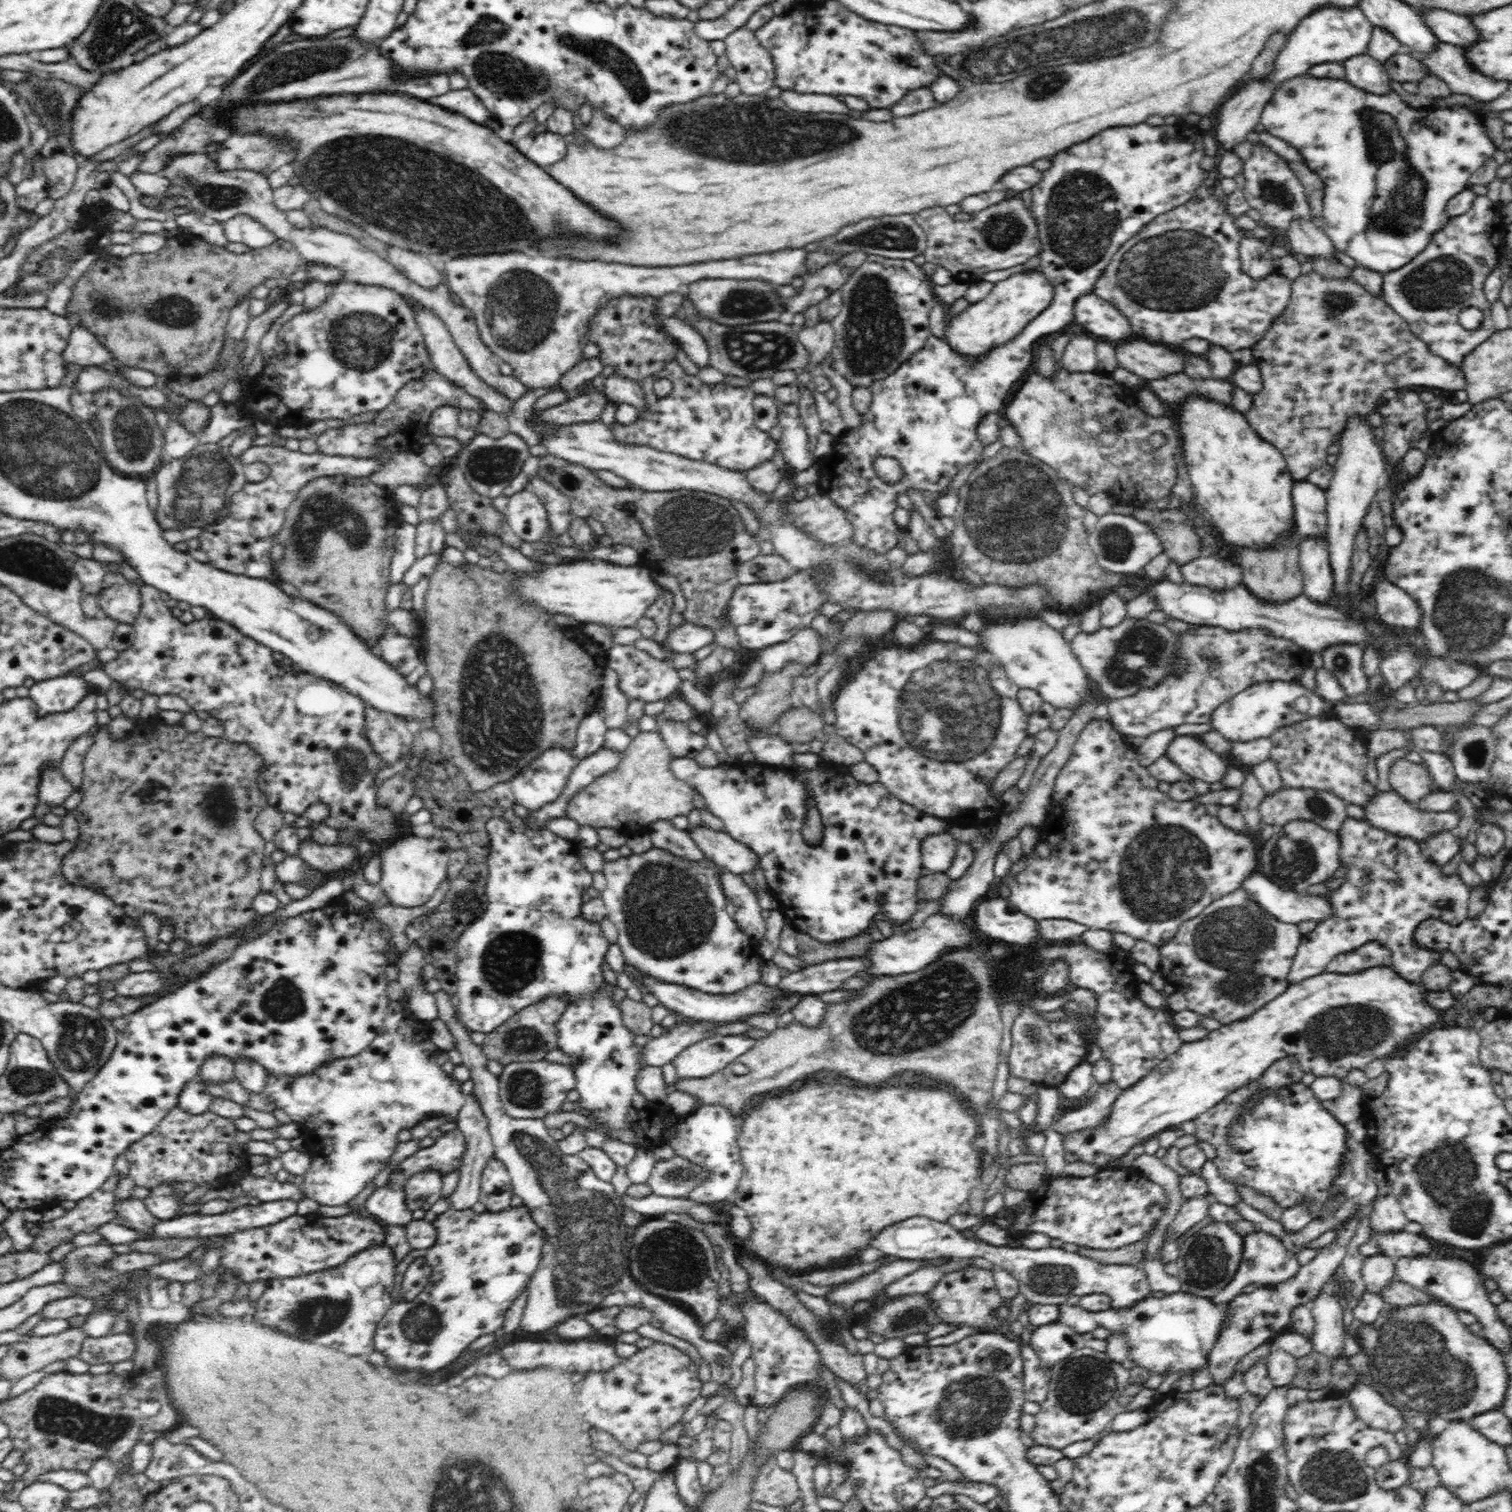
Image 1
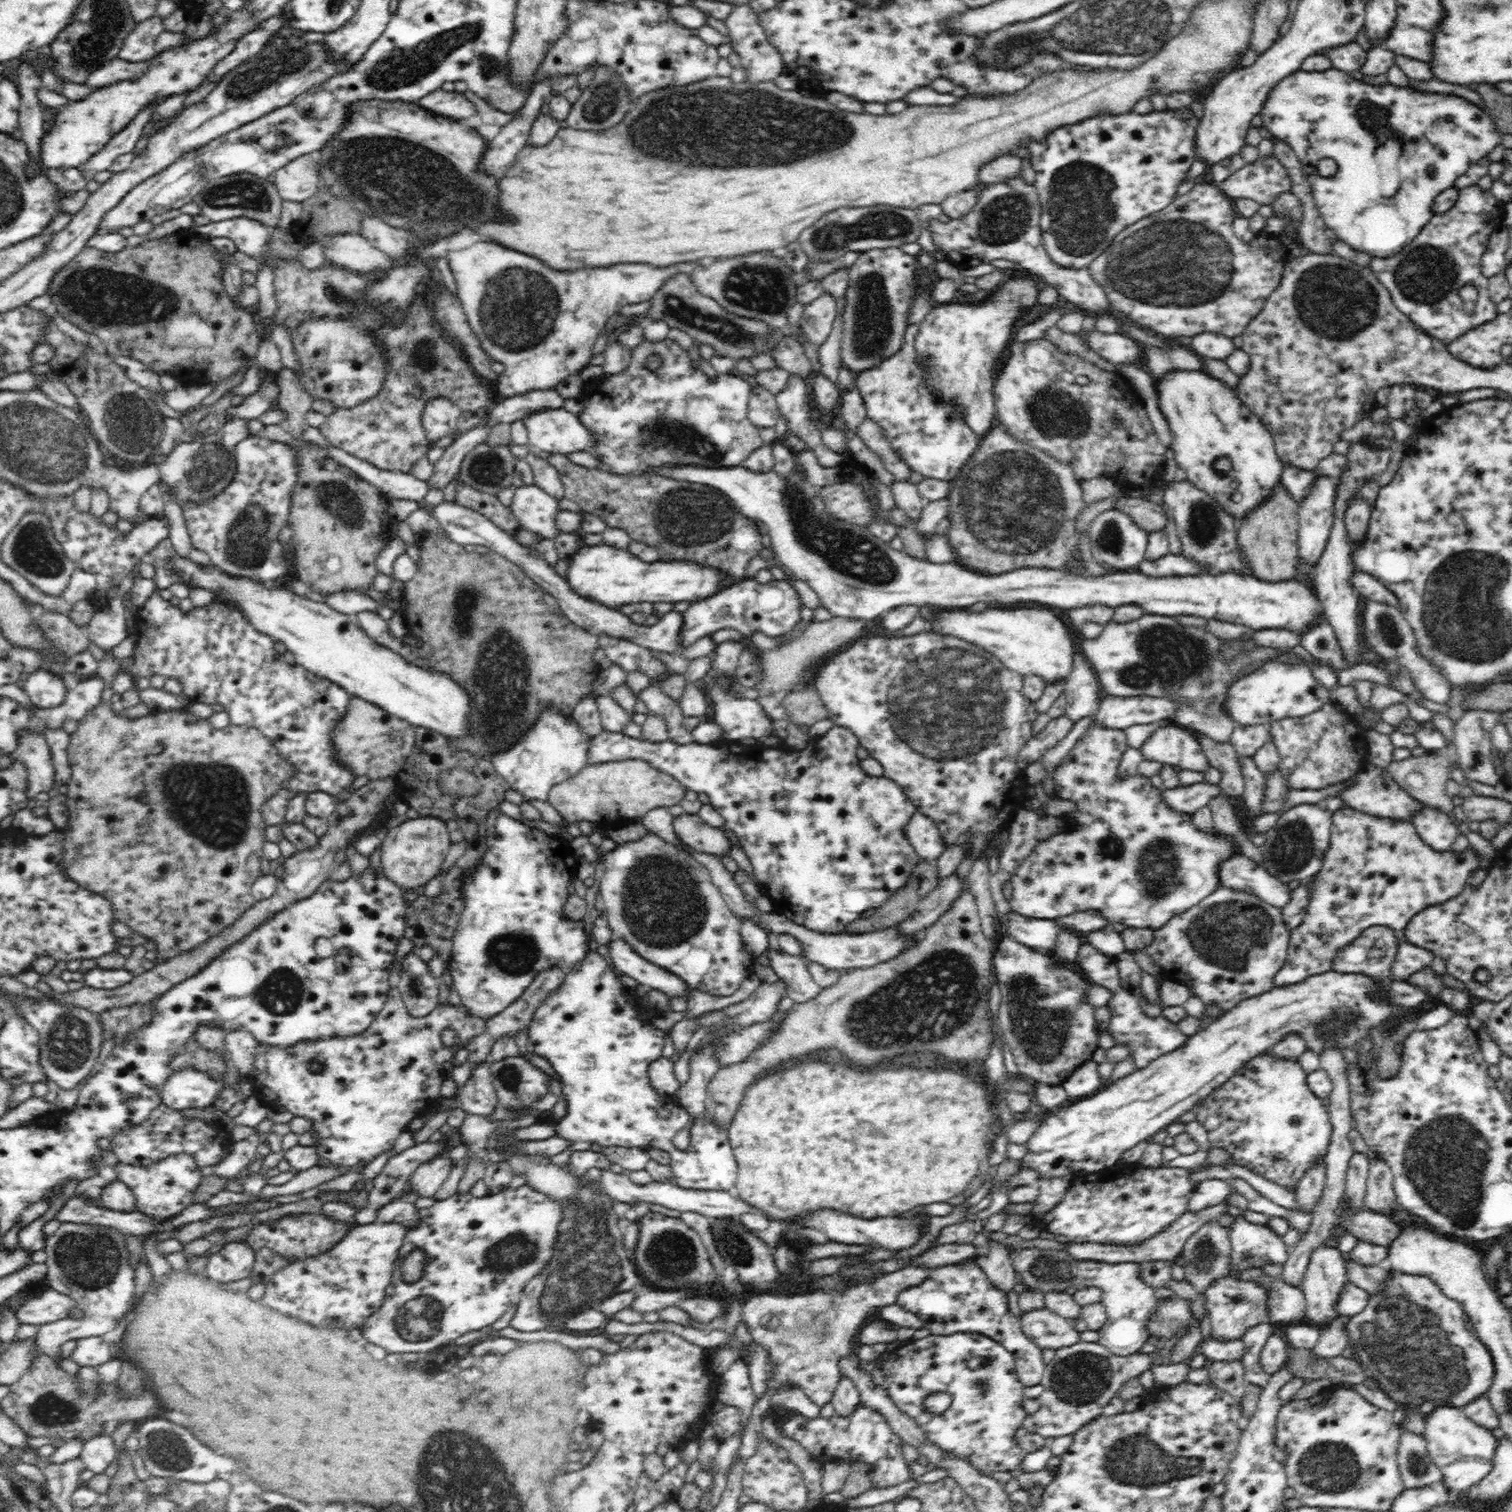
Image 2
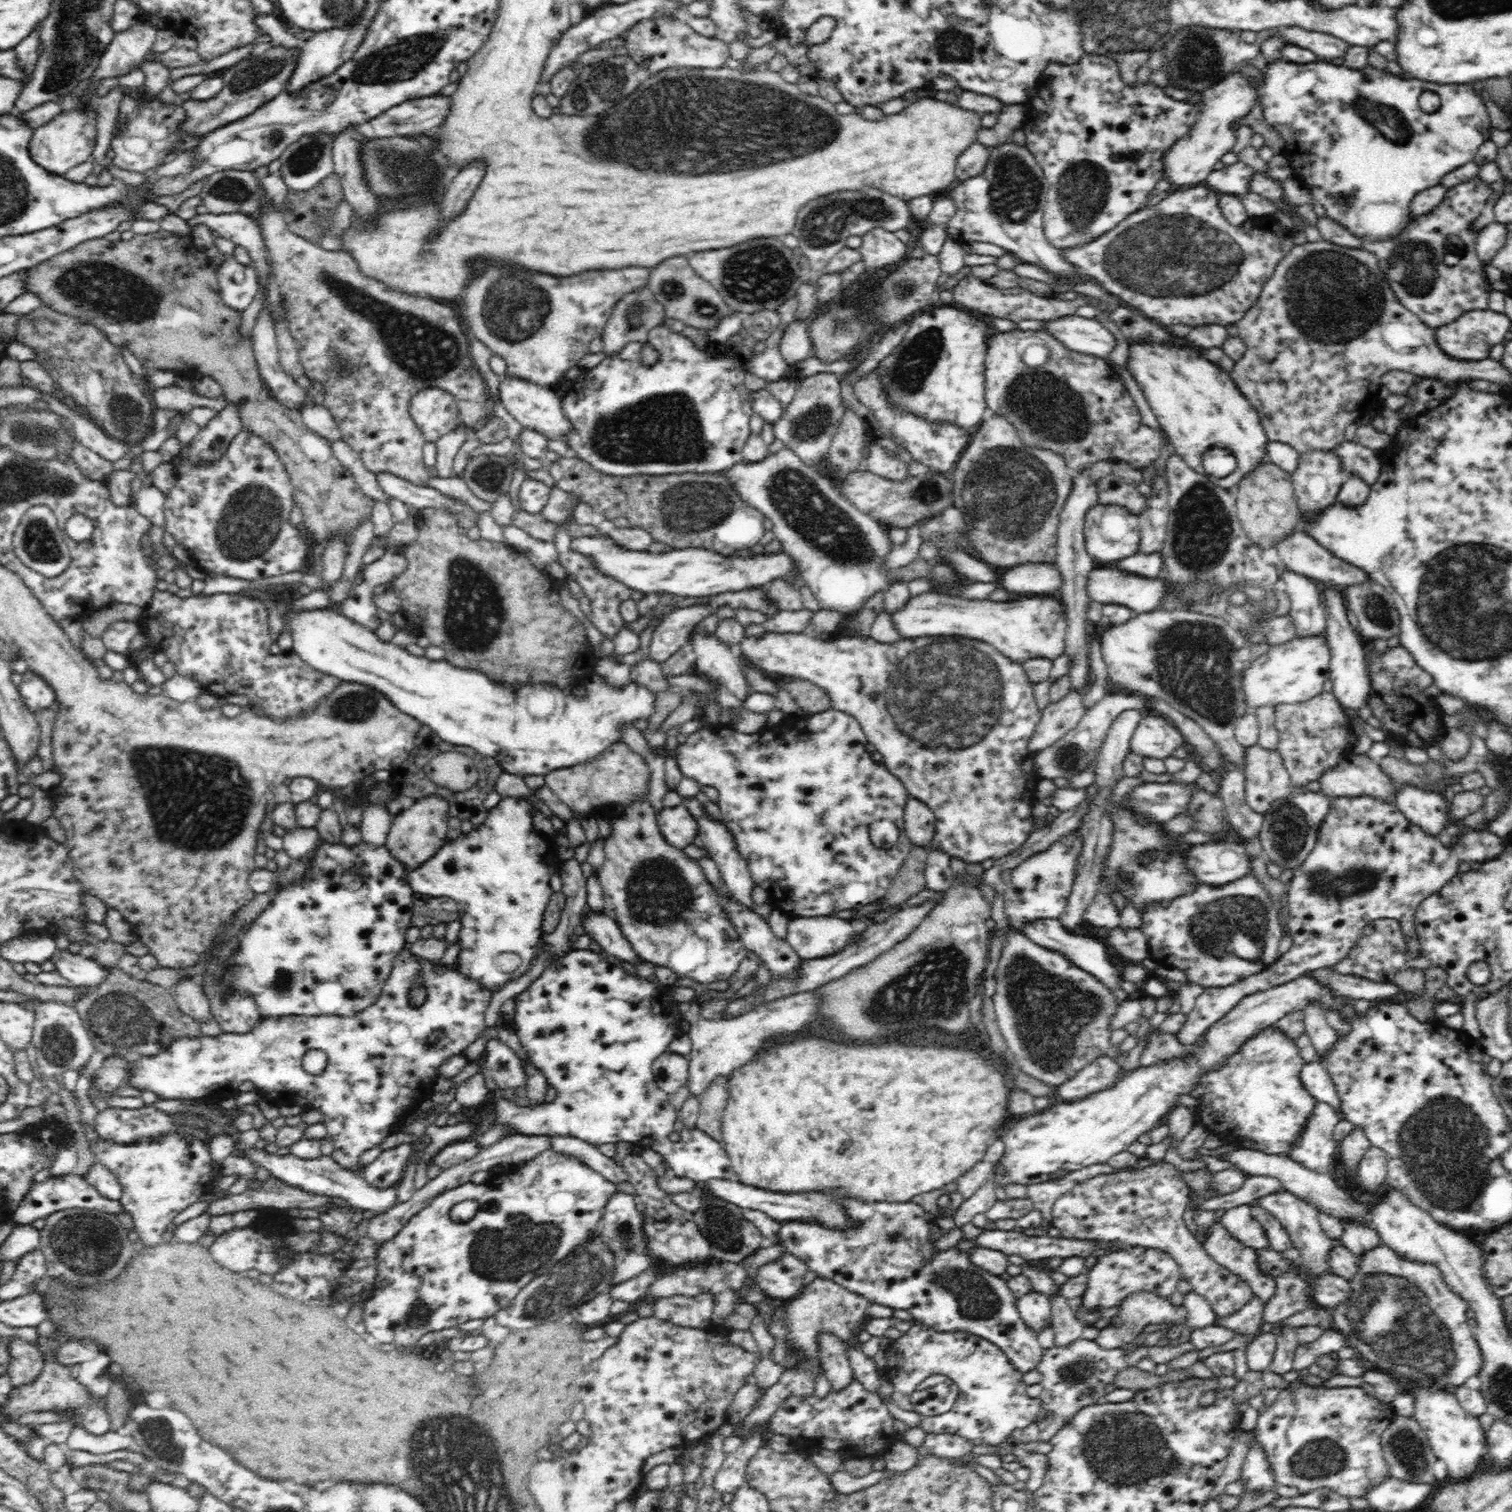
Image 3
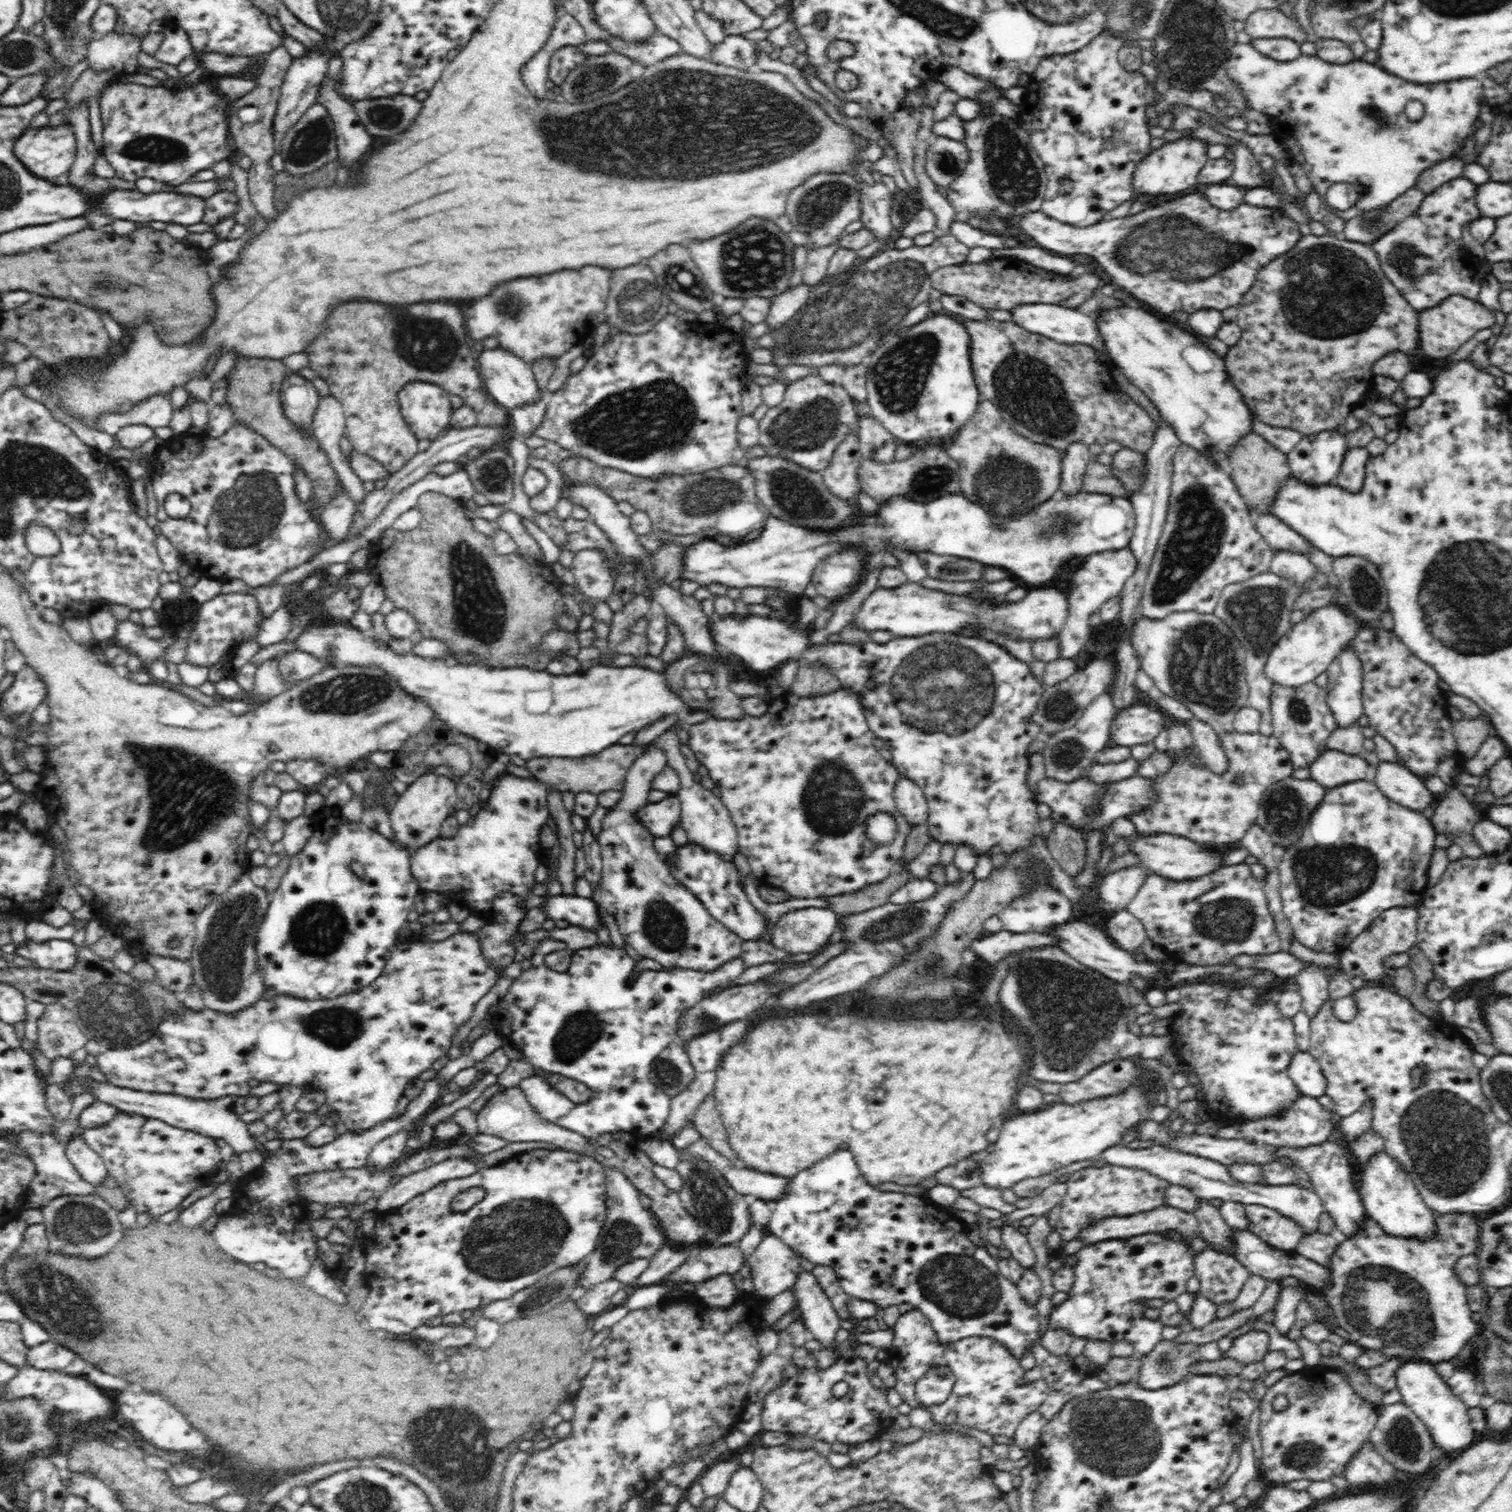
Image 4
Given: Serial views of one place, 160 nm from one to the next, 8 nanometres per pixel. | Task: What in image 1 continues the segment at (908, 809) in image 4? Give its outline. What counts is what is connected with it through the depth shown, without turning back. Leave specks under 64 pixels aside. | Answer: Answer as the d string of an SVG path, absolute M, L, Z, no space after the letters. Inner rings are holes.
M950 832L930 834L920 844L921 859L925 871L932 873L946 873L954 856L959 840Z

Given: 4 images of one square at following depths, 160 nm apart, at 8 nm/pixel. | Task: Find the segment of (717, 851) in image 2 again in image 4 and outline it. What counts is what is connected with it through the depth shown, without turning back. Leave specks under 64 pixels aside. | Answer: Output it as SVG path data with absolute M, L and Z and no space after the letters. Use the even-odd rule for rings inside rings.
M669 794L665 799L648 803L636 812L638 821L655 837L671 836L672 830L680 820L680 799L676 794Z

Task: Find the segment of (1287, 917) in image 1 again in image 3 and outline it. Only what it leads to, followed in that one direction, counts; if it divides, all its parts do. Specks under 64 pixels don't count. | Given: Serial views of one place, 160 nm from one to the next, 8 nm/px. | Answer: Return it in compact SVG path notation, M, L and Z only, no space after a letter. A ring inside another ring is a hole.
M1213 842L1184 850L1186 867L1200 884L1224 885L1250 875L1250 856L1242 843Z

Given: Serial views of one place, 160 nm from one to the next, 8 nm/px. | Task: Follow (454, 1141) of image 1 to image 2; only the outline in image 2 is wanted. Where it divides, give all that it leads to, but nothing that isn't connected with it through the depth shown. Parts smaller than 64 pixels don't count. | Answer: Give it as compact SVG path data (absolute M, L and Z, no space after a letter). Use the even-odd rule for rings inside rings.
M443 1141L436 1142L422 1142L416 1143L414 1146L407 1148L402 1153L396 1154L394 1157L390 1157L388 1163L382 1171L372 1180L373 1189L368 1195L368 1202L364 1208L357 1209L354 1214L355 1222L360 1224L372 1224L376 1220L376 1214L378 1210L388 1204L390 1200L398 1198L398 1196L404 1195L406 1192L411 1190L411 1176L418 1166L425 1164L426 1162L432 1161L434 1158L442 1157L446 1155L446 1150L450 1148L450 1144Z

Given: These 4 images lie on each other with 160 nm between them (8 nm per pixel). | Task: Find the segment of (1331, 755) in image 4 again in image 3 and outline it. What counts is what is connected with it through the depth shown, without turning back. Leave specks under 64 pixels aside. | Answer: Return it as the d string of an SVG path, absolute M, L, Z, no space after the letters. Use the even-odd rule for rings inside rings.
M1367 754L1348 755L1336 768L1322 772L1318 781L1321 791L1330 798L1371 796L1395 804L1395 784Z

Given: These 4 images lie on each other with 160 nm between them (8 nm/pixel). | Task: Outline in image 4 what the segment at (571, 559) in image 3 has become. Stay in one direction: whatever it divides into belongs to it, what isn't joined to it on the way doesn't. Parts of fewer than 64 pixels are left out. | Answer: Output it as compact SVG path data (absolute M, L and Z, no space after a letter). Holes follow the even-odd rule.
M586 549L575 553L570 570L585 596L600 602L606 602L610 598L614 577L601 552Z

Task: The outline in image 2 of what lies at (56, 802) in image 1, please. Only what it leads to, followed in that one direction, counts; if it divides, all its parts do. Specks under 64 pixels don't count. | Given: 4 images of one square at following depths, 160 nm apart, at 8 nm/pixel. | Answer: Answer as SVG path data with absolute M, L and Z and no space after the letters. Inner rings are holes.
M20 730L16 758L26 767L28 773L29 798L36 799L40 792L50 793L57 788L54 786L52 753L43 734L33 730Z

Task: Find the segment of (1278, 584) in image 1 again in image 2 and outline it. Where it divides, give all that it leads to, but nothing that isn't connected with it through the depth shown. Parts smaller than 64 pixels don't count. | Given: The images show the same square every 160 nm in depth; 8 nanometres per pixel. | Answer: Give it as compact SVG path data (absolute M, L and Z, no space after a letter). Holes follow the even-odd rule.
M1278 482L1278 484L1276 484L1276 486L1274 486L1274 490L1272 490L1272 494L1270 494L1270 496L1268 496L1268 498L1266 498L1266 500L1264 500L1264 502L1262 502L1262 504L1260 504L1260 506L1256 506L1254 508L1254 510L1250 510L1250 512L1248 512L1248 514L1246 514L1246 516L1244 516L1244 518L1241 519L1241 524L1240 524L1240 530L1238 530L1238 545L1240 545L1240 549L1243 552L1243 555L1245 556L1245 563L1247 564L1247 567L1250 570L1250 574L1252 574L1254 577L1258 577L1258 580L1268 580L1268 581L1280 581L1280 580L1296 580L1298 581L1298 578L1304 578L1304 576L1302 576L1302 573L1300 573L1300 571L1298 571L1298 563L1296 563L1296 560L1299 558L1299 554L1298 554L1298 546L1297 546L1297 542L1298 542L1298 538L1299 535L1298 530L1299 530L1299 516L1297 513L1298 510L1298 503L1293 499L1293 496L1285 489L1285 487L1283 486L1283 484L1281 484L1281 482Z

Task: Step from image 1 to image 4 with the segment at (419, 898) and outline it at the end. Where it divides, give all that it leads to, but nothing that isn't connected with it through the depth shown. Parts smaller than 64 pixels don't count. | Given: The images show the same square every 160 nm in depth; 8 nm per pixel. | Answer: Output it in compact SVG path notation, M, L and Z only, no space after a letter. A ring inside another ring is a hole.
M432 770L407 786L388 810L395 843L402 849L416 851L428 842L440 837L442 822L453 813L457 803L457 790L454 781L448 777L436 775Z

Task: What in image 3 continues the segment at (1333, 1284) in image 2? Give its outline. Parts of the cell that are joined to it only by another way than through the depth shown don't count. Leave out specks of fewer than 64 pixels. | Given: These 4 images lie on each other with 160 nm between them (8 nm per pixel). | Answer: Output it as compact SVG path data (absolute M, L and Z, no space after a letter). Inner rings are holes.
M1285 1189L1272 1192L1272 1194L1266 1194L1266 1196L1256 1198L1254 1201L1258 1201L1256 1205L1271 1212L1280 1221L1280 1224L1286 1229L1293 1247L1300 1251L1298 1263L1301 1264L1309 1274L1320 1276L1320 1274L1331 1272L1330 1263L1328 1263L1328 1260L1330 1260L1328 1252L1332 1250L1334 1241L1332 1241L1320 1227L1319 1208L1298 1198L1295 1194Z

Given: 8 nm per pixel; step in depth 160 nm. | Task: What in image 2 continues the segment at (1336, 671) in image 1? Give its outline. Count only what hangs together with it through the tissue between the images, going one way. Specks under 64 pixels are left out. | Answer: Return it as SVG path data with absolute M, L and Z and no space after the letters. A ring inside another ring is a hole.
M1322 616L1318 620L1318 624L1314 624L1312 628L1308 628L1306 632L1300 634L1300 644L1315 659L1322 660L1329 666L1340 670L1348 668L1348 663L1342 655L1342 649L1338 647L1338 639L1336 639L1334 629Z

